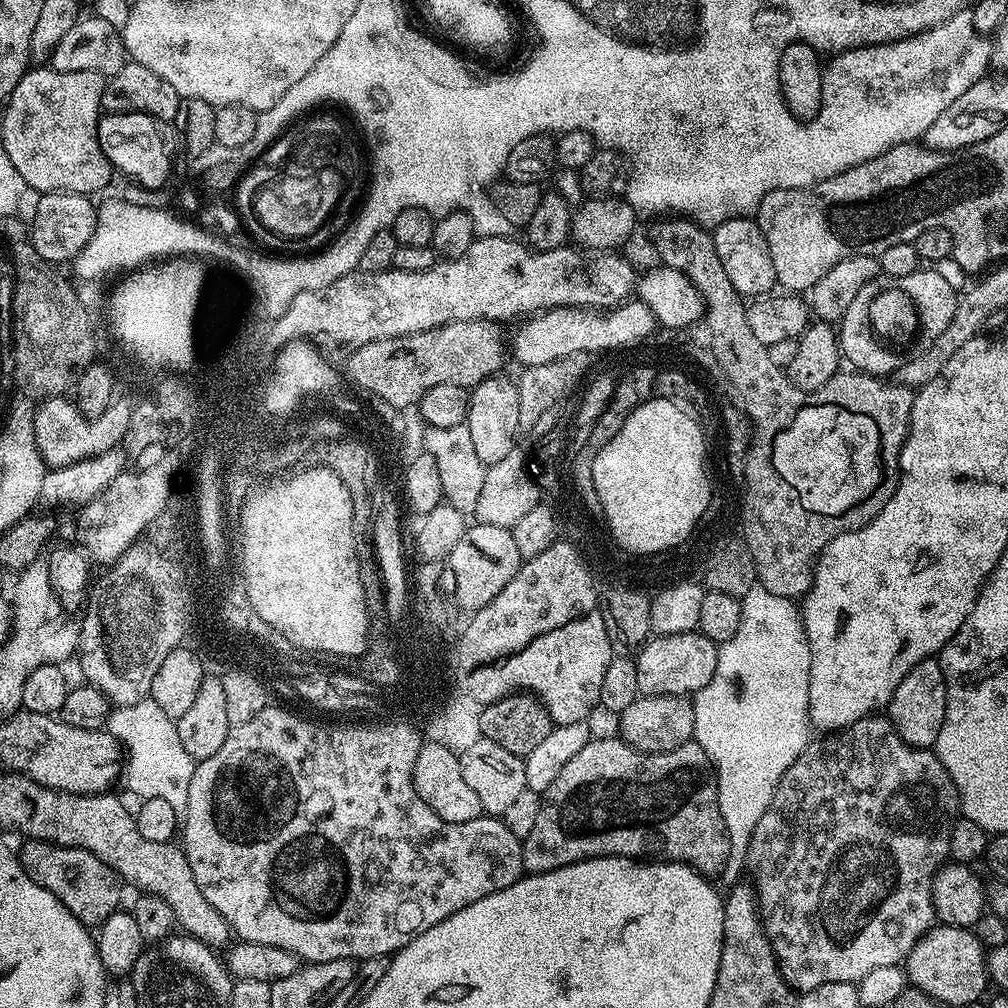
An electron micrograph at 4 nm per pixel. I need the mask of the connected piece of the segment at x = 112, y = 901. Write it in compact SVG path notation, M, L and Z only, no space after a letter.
M25 839L23 843L18 848L18 855L26 874L30 874L30 878L34 878L42 890L50 890L50 894L61 900L86 926L103 924L110 914L121 907L121 878L113 868L106 866L106 862L102 862L102 858L94 858L94 854L81 848L67 848L48 840Z

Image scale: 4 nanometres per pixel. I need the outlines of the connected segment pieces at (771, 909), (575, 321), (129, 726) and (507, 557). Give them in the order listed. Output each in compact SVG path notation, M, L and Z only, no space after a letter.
M873 714L865 720L855 720L848 728L841 728L823 738L825 740L813 739L804 753L784 772L766 814L762 814L762 818L758 818L758 826L754 826L746 857L746 872L752 875L750 880L754 885L760 919L764 921L764 932L776 955L776 963L780 965L780 972L788 987L800 994L830 982L856 984L863 976L870 974L870 970L878 970L878 966L900 964L910 954L912 947L928 933L936 920L932 905L932 883L936 871L944 867L949 859L950 830L952 823L958 819L960 807L954 782L935 751L911 748L896 733L891 720L883 715Z
M625 302L611 309L608 320L578 316L570 312L556 312L544 319L536 314L524 322L516 332L513 348L510 348L511 355L513 352L517 362L524 368L555 364L557 356L563 355L563 352L575 351L577 348L601 348L610 344L627 343L628 340L644 336L651 327L648 312L644 311L644 304L639 302Z
M145 698L137 704L125 704L117 707L109 715L106 730L120 741L123 751L126 753L126 759L122 764L122 784L129 788L136 795L136 798L163 798L165 802L170 802L174 806L177 814L183 814L188 805L188 795L190 794L190 778L194 774L197 761L193 760L190 754L182 748L182 742L178 738L176 722L171 720L161 708L158 702L151 698Z
M477 523L468 527L446 560L447 567L456 574L458 602L463 611L471 614L486 607L502 591L506 582L514 578L521 563L518 546L514 546L514 538L509 529Z

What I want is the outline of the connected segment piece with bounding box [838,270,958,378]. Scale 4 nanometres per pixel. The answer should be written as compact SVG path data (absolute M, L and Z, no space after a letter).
M917 270L914 274L910 274L910 282L908 282L908 276L903 276L894 281L894 290L906 300L906 304L910 306L910 312L914 316L914 328L902 340L882 334L876 326L874 326L872 336L868 334L868 328L864 326L866 289L863 287L858 290L858 294L854 296L854 302L850 302L846 314L838 321L840 351L843 359L847 363L848 360L852 363L849 365L853 369L871 374L877 378L887 377L887 372L888 375L895 374L904 365L905 357L909 355L910 350L917 347L917 337L924 339L924 342L931 342L938 338L938 334L942 334L942 330L946 330L946 326L950 326L958 299L957 289L951 288L934 270L924 271Z

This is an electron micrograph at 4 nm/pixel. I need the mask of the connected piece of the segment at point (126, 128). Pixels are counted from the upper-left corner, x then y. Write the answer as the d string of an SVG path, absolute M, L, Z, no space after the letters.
M110 112L100 117L98 142L102 154L112 163L113 169L141 188L163 189L168 175L172 172L172 160L168 157L168 148L164 145L161 125L152 117L137 112Z

